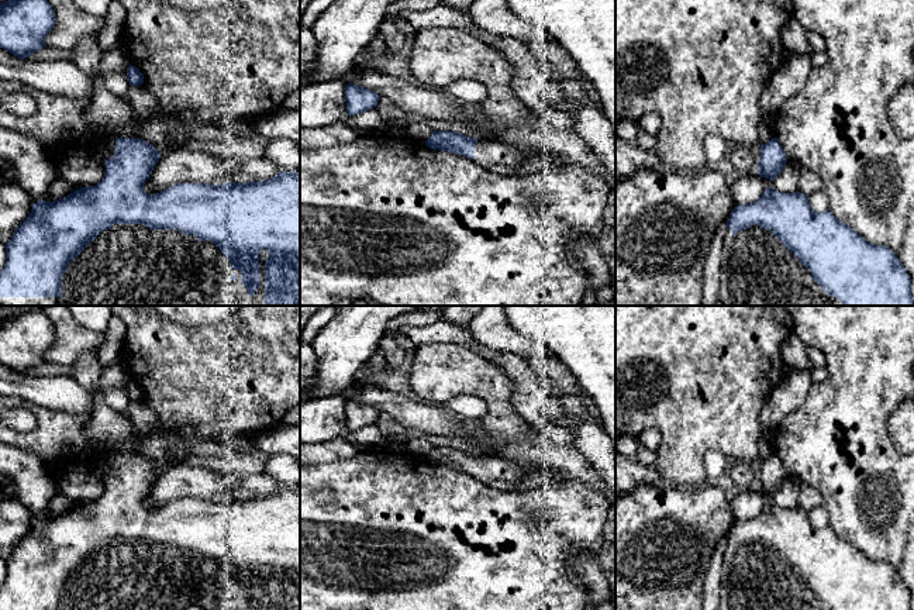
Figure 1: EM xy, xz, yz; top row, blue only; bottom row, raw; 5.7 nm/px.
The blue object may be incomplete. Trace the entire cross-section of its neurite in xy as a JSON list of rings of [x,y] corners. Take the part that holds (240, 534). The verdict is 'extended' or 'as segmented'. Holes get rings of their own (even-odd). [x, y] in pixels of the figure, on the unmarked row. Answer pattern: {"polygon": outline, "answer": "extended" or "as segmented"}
{"polygon": [[[115,454],[114,472],[104,476],[101,497],[55,517],[34,518],[30,531],[14,544],[4,561],[7,576],[0,589],[0,610],[300,610],[300,487],[279,487],[269,496],[248,499],[179,499],[149,510],[144,499],[151,493],[161,468],[139,454]]], "answer": "extended"}

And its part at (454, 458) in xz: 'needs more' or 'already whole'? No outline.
needs more

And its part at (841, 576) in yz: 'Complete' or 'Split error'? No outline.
Split error

